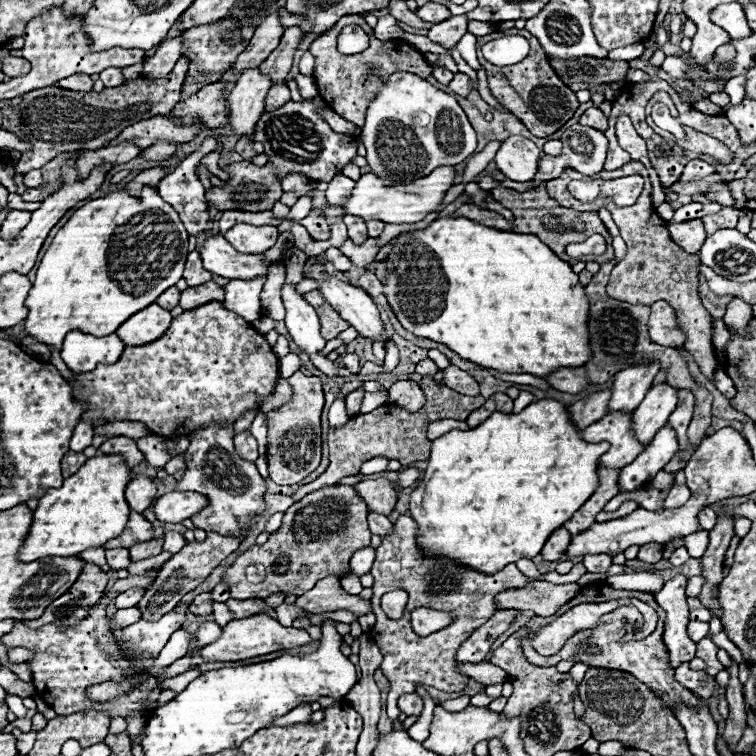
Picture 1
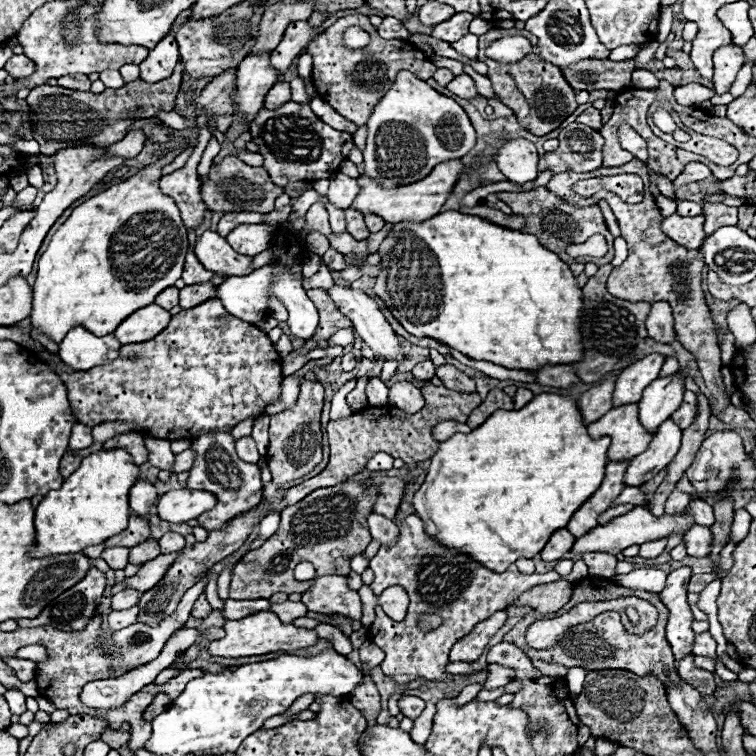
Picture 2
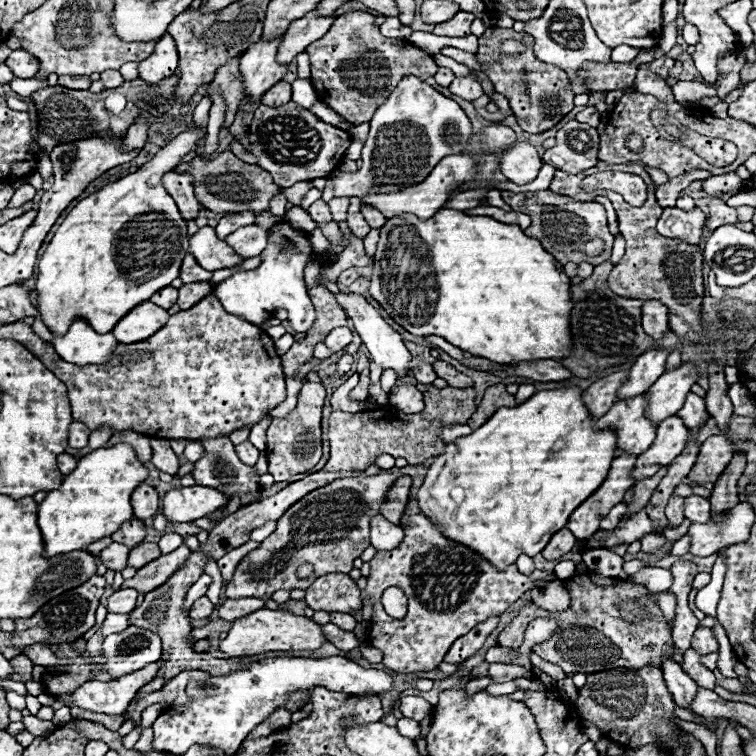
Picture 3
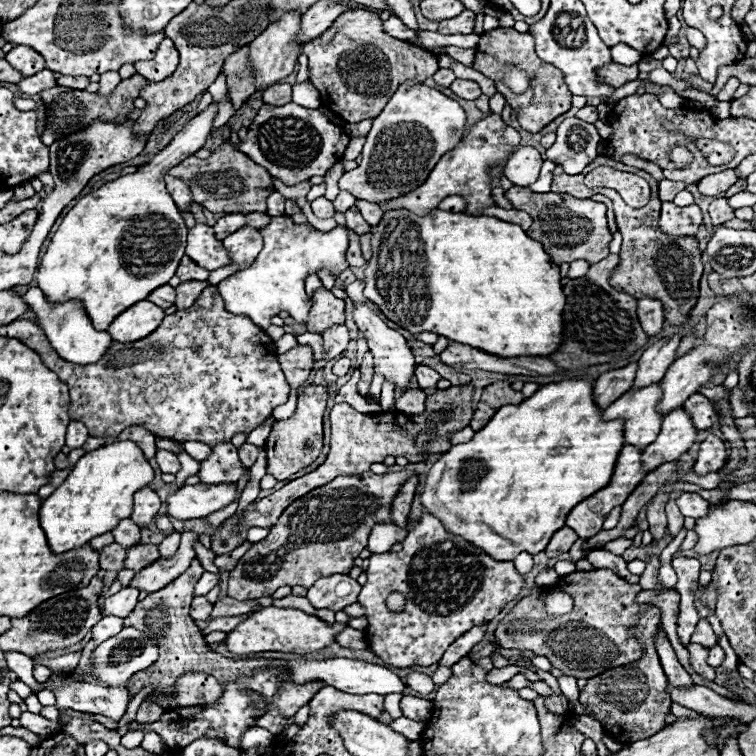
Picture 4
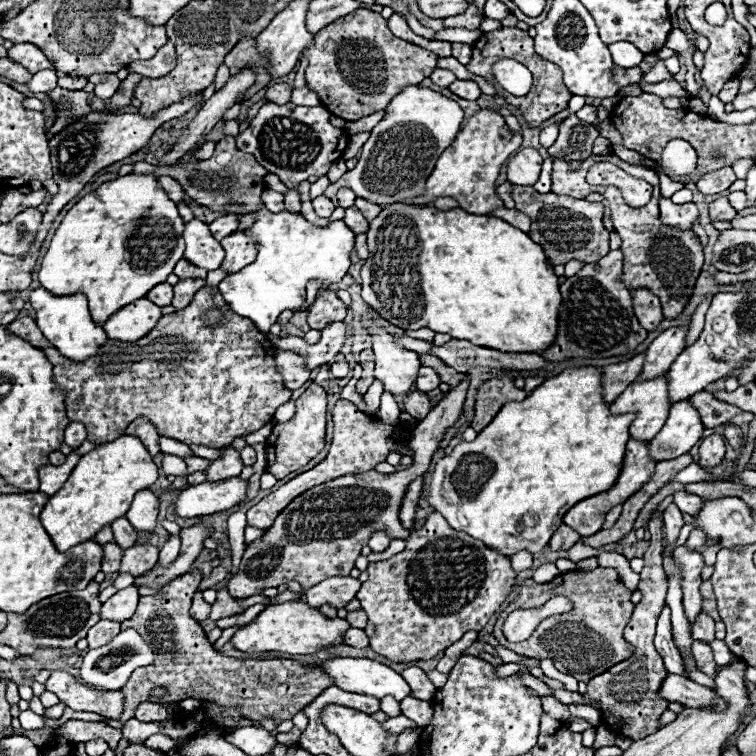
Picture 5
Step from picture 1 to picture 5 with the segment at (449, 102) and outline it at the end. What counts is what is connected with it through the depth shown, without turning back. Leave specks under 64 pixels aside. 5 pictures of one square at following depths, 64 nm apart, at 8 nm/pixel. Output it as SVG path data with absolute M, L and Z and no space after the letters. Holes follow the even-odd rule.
M404 88L386 106L386 116L372 128L370 138L362 146L356 168L330 184L325 193L350 186L356 196L380 206L420 198L424 194L424 184L436 166L436 160L454 142L462 120L464 112L454 100L430 88Z

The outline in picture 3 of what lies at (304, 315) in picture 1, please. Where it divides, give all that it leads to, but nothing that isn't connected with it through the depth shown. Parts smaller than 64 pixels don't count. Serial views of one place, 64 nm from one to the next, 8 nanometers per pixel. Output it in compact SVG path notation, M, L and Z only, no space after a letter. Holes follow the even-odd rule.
M280 220L268 230L268 246L260 254L262 264L254 270L236 272L224 282L216 284L216 296L224 304L226 312L250 320L256 326L266 324L266 320L274 316L274 308L284 308L288 310L292 328L296 332L308 332L316 316L314 316L314 308L310 308L310 298L304 284L304 268L314 262L326 262L328 258L334 262L338 260L342 250L344 246L328 244L326 250L316 252L312 242L308 240L308 232L296 230L286 220Z

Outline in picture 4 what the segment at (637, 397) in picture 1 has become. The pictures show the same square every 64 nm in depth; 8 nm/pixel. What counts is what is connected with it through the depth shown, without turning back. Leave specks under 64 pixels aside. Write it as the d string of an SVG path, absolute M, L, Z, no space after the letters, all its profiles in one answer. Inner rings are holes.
M672 334L668 338L660 338L650 348L644 350L644 354L638 360L638 372L632 388L644 388L664 378L664 372L676 358L680 338L682 338L680 334Z

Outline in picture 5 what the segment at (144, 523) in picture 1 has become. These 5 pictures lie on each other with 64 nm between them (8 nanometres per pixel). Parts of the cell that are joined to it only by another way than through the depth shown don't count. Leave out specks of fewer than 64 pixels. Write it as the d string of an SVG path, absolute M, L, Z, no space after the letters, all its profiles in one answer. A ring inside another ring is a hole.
M126 518L114 520L114 522L112 522L112 532L114 532L114 542L116 542L122 550L132 548L132 546L136 544L138 532L132 528L132 524L130 524Z

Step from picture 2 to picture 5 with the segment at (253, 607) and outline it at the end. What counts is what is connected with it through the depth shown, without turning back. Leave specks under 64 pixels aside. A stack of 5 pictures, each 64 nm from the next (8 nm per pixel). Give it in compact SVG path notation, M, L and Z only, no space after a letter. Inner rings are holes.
M220 588L218 590L218 598L216 602L212 604L212 612L210 612L210 620L216 622L220 618L226 618L226 616L234 616L234 614L240 614L242 608L236 604L236 600L232 600L232 596L228 596L228 590L226 588Z

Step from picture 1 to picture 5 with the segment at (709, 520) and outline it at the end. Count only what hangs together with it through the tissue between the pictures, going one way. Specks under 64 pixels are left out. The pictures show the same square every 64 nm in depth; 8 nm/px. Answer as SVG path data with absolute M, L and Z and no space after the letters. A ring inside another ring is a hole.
M676 490L674 494L672 494L672 498L674 498L674 504L682 510L682 512L686 512L686 514L698 514L700 512L700 508L702 508L702 500L700 500L700 496L696 496L696 494L688 494L688 492L684 492L684 490Z

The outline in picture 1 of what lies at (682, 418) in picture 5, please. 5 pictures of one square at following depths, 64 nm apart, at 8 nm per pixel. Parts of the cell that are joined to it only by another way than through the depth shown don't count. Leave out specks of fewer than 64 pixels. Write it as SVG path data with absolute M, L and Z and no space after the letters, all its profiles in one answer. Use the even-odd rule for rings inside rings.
M670 426L660 428L660 432L652 438L652 442L644 448L644 452L638 454L634 462L622 468L618 478L620 492L642 488L652 476L656 476L674 458L676 450L678 450L678 438L674 428Z

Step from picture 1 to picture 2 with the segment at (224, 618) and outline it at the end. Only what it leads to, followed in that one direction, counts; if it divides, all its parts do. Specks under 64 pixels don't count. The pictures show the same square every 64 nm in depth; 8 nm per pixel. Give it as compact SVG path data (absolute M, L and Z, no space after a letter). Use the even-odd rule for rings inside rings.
M213 578L208 582L205 595L209 604L212 606L213 610L222 611L224 608L224 602L217 595L217 579Z

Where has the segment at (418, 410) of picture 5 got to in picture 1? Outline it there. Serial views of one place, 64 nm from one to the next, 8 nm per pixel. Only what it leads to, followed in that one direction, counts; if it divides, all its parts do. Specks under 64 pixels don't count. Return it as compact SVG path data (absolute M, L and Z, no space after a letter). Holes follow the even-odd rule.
M400 380L400 382L392 384L388 390L388 402L408 408L410 412L418 412L424 406L424 400L426 400L424 392L412 380Z

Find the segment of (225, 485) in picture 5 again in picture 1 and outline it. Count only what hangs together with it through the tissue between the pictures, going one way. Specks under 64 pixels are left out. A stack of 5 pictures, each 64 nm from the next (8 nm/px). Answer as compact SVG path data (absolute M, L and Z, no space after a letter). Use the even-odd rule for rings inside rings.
M168 492L154 502L154 514L160 522L178 524L206 508L208 498L198 492Z

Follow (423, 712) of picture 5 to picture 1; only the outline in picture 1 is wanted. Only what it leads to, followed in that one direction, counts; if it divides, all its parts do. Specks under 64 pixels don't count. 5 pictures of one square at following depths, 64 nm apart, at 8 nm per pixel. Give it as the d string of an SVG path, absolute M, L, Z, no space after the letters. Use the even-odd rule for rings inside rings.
M404 694L398 700L398 708L406 716L418 716L422 712L422 708L424 708L424 702L422 702L422 698L418 694Z

